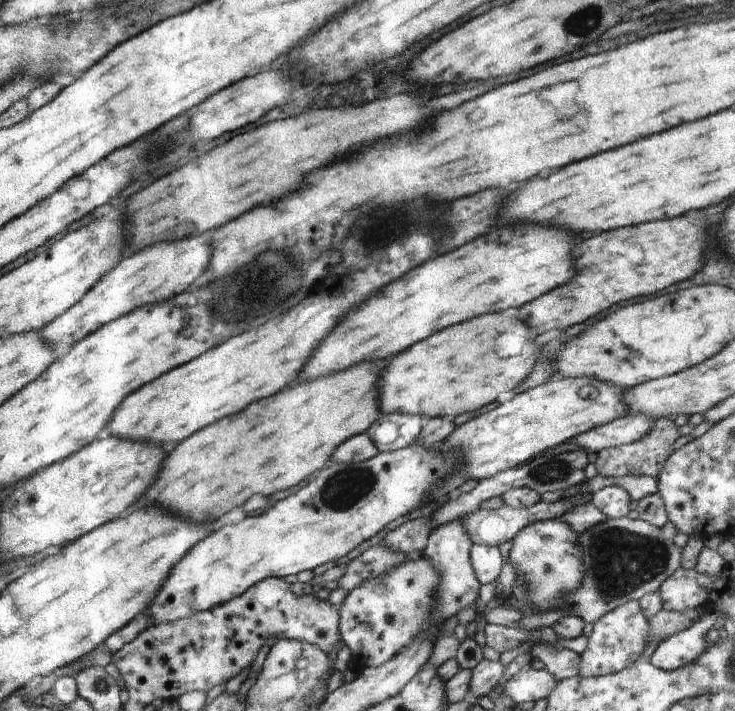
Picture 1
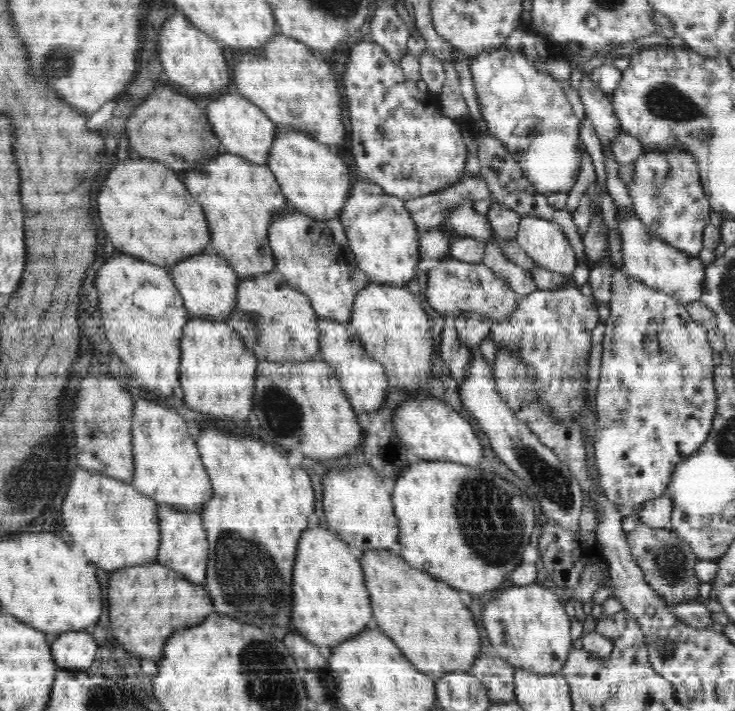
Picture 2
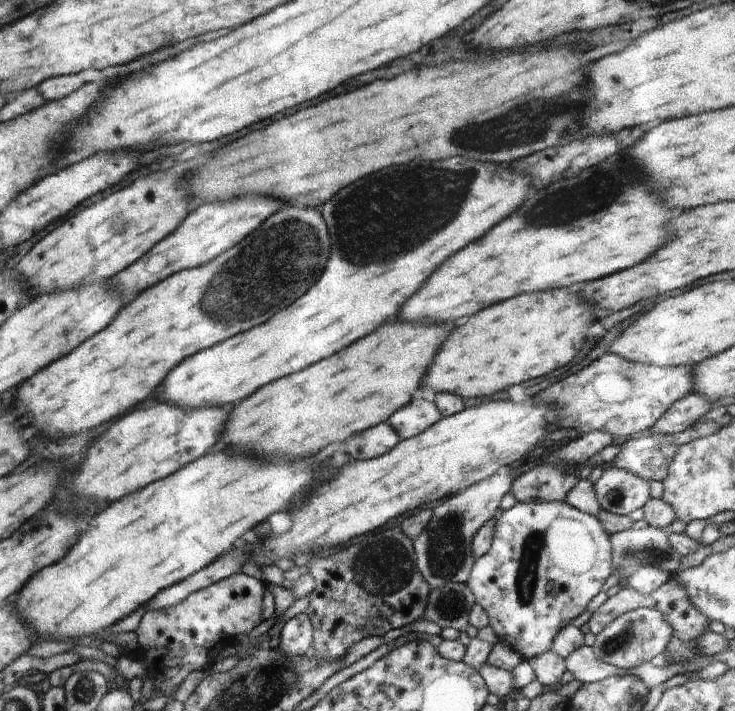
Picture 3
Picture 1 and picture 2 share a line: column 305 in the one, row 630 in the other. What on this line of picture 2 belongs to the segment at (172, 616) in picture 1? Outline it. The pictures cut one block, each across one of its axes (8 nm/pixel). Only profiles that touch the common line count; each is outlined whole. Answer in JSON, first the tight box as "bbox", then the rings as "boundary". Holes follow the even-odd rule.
{"bbox":[480,583,573,674],"boundary":[[[540,583],[512,586],[486,603],[480,617],[480,628],[486,628],[489,642],[497,655],[516,670],[525,669],[535,674],[561,673],[573,645],[570,619],[558,601],[555,587]]]}

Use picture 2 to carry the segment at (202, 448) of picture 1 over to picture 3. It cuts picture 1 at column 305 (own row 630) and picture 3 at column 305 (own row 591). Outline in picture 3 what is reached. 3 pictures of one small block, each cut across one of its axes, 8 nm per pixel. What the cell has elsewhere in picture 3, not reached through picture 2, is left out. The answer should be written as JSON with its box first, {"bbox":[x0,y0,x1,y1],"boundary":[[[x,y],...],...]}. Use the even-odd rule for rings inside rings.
{"bbox":[220,322,450,458],"boundary":[[[384,322],[370,336],[364,336],[328,358],[308,366],[300,372],[279,378],[232,407],[220,438],[240,450],[256,454],[274,454],[284,458],[314,456],[332,442],[343,442],[356,433],[386,422],[394,412],[417,396],[424,382],[428,366],[450,330],[444,324],[412,324],[412,322]]]}

